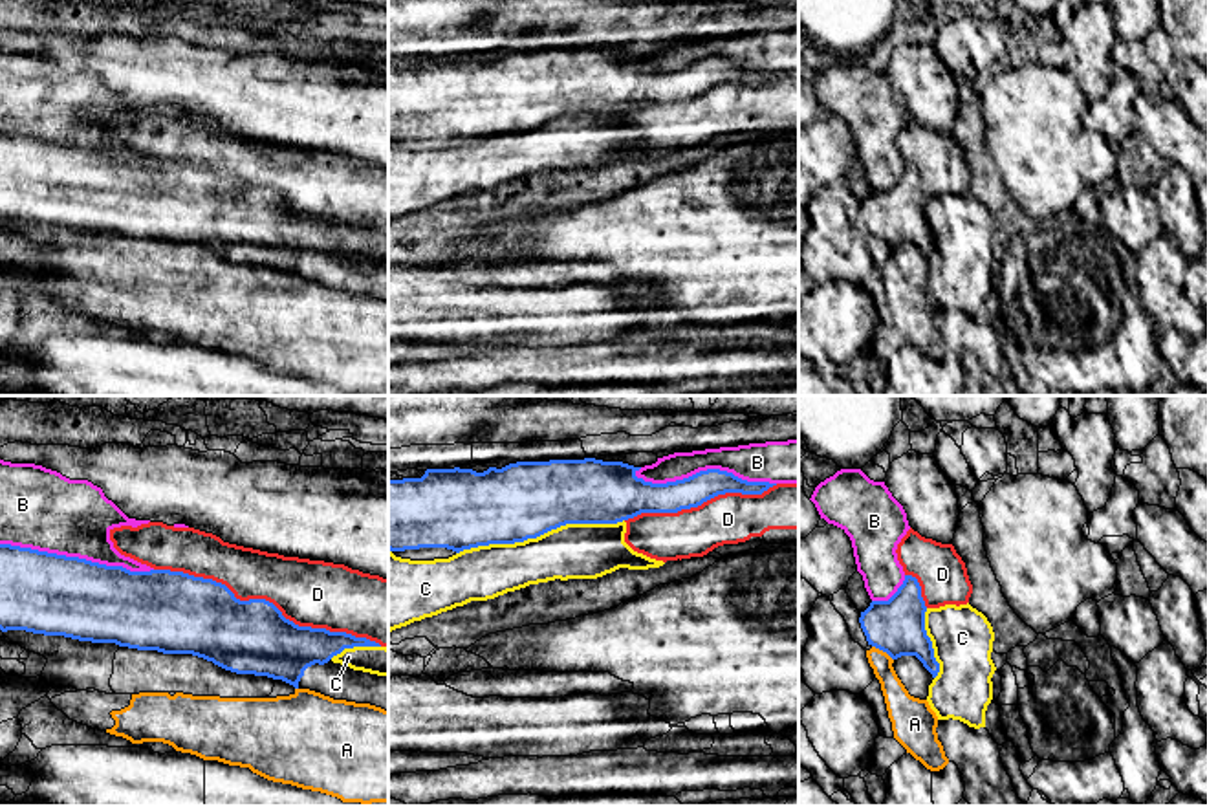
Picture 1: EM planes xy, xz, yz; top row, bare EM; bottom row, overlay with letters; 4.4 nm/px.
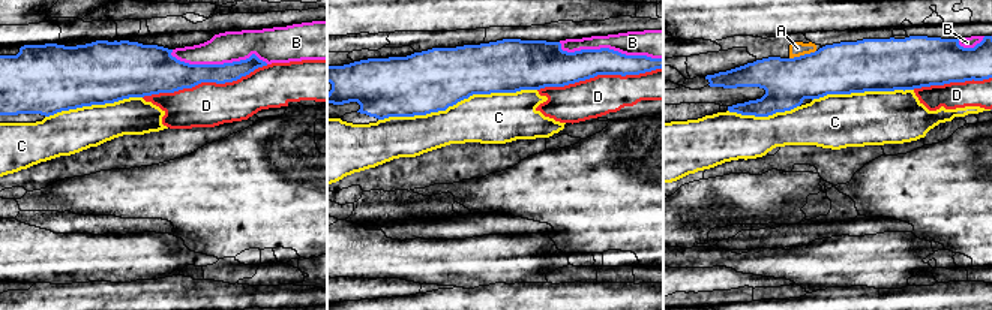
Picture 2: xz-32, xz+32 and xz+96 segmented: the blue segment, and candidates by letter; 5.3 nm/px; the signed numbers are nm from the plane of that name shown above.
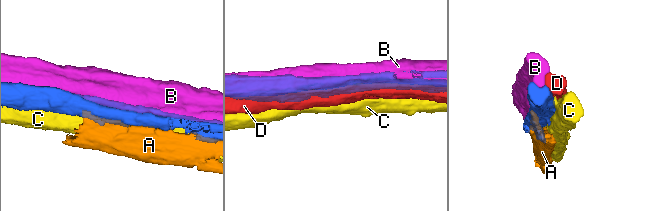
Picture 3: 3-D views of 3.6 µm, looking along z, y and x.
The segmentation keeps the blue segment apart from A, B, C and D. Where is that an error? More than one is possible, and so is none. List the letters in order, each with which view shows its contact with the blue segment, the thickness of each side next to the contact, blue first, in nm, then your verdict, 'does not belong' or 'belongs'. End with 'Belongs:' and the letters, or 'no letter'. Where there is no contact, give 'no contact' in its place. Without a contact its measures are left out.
A: meets blue in yz; 240 nm thick on the blue side, 120 nm on the other; does not belong
B: meets blue in xy; 360 nm thick on the blue side, 340 nm on the other; does not belong
C: meets blue in xz; 340 nm thick on the blue side, 240 nm on the other; does not belong
D: meets blue in xy; 320 nm thick on the blue side, 300 nm on the other; does not belong
Belongs: no letter

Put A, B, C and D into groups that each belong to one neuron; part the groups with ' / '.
A / B / C / D

